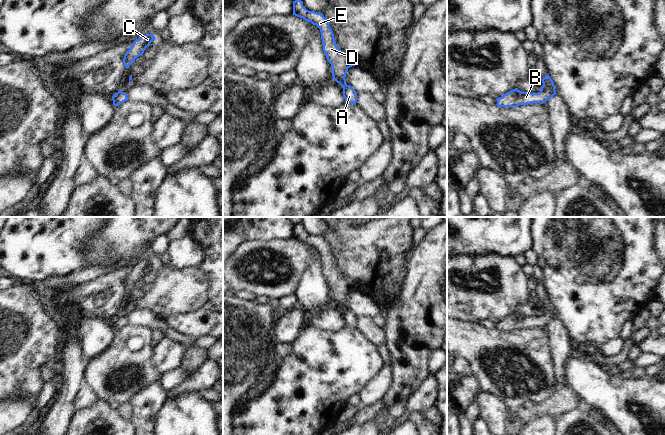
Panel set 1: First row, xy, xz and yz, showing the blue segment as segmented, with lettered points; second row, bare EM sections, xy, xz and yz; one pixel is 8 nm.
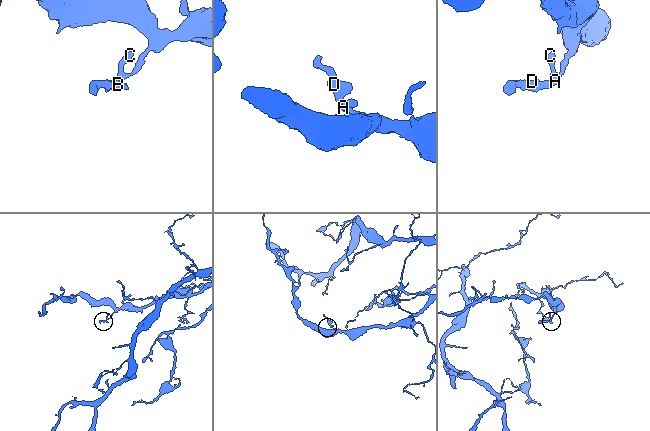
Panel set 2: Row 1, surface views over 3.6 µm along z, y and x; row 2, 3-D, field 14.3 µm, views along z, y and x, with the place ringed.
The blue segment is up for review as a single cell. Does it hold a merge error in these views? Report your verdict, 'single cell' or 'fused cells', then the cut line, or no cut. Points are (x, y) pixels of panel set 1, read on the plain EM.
single cell | no cut

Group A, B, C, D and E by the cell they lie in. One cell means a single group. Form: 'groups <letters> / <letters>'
groups A B C D E

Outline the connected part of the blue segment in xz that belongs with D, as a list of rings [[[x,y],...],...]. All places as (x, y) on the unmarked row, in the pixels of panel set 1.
[[[301,223],[293,225],[293,239],[311,246],[320,253],[323,275],[327,285],[332,290],[333,303],[343,311],[345,325],[356,329],[357,316],[346,307],[345,303],[348,293],[355,290],[355,285],[351,279],[342,276],[337,271],[333,255],[327,243],[321,237],[307,234]]]

